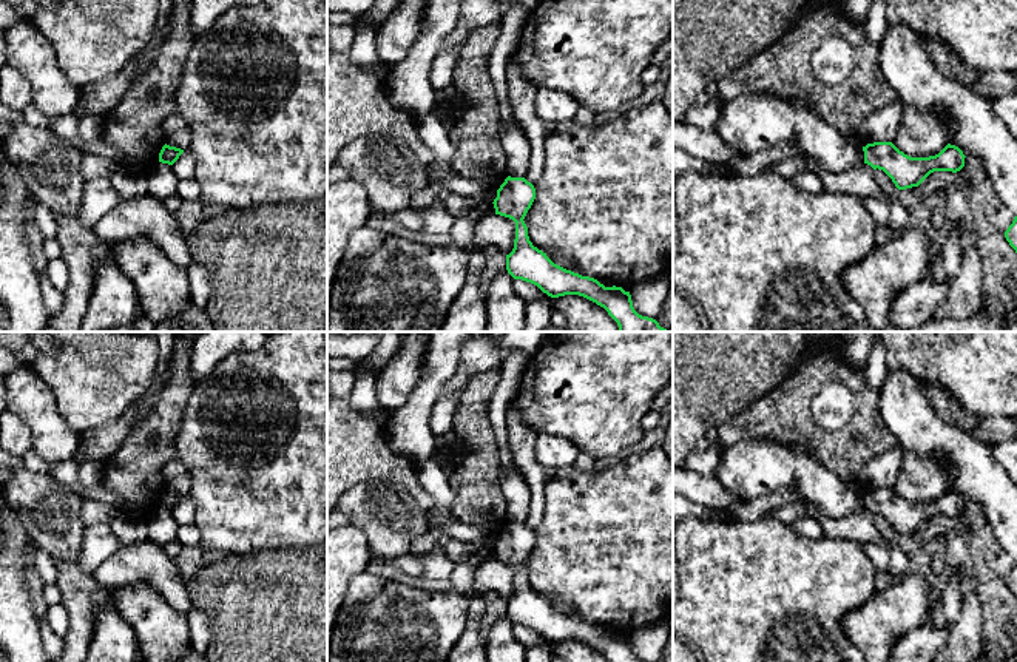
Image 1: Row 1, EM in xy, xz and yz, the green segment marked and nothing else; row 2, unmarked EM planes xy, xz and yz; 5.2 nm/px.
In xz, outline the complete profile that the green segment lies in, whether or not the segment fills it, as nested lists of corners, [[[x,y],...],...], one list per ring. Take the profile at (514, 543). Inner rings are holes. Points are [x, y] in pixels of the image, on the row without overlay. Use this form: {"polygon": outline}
{"polygon": [[[508,522],[494,545],[495,560],[515,568],[514,594],[506,600],[506,616],[514,625],[537,631],[551,643],[583,642],[603,653],[610,662],[642,662],[622,633],[605,633],[597,625],[582,622],[554,610],[546,599],[532,591],[525,562],[536,545],[536,534],[525,523]]]}

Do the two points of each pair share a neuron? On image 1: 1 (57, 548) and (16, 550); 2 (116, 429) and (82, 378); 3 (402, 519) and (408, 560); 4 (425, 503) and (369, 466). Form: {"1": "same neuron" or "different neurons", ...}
{"1": "different neurons", "2": "different neurons", "3": "different neurons", "4": "same neuron"}

